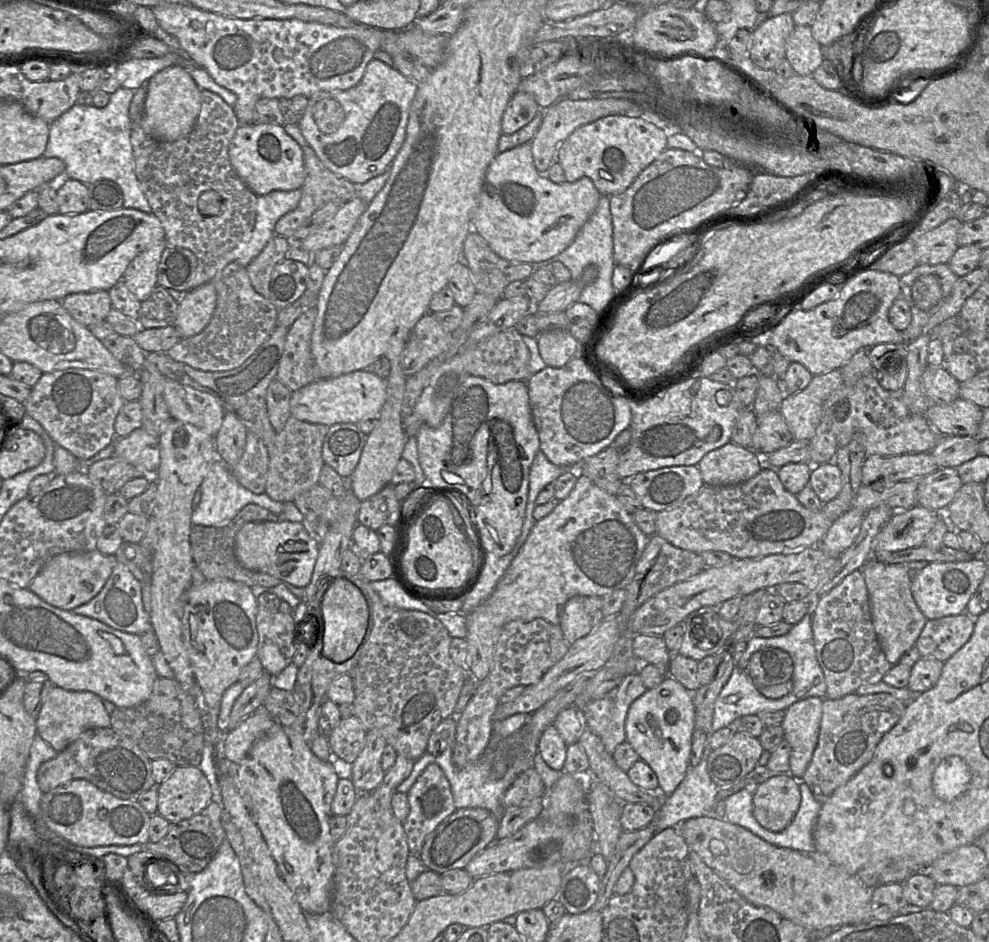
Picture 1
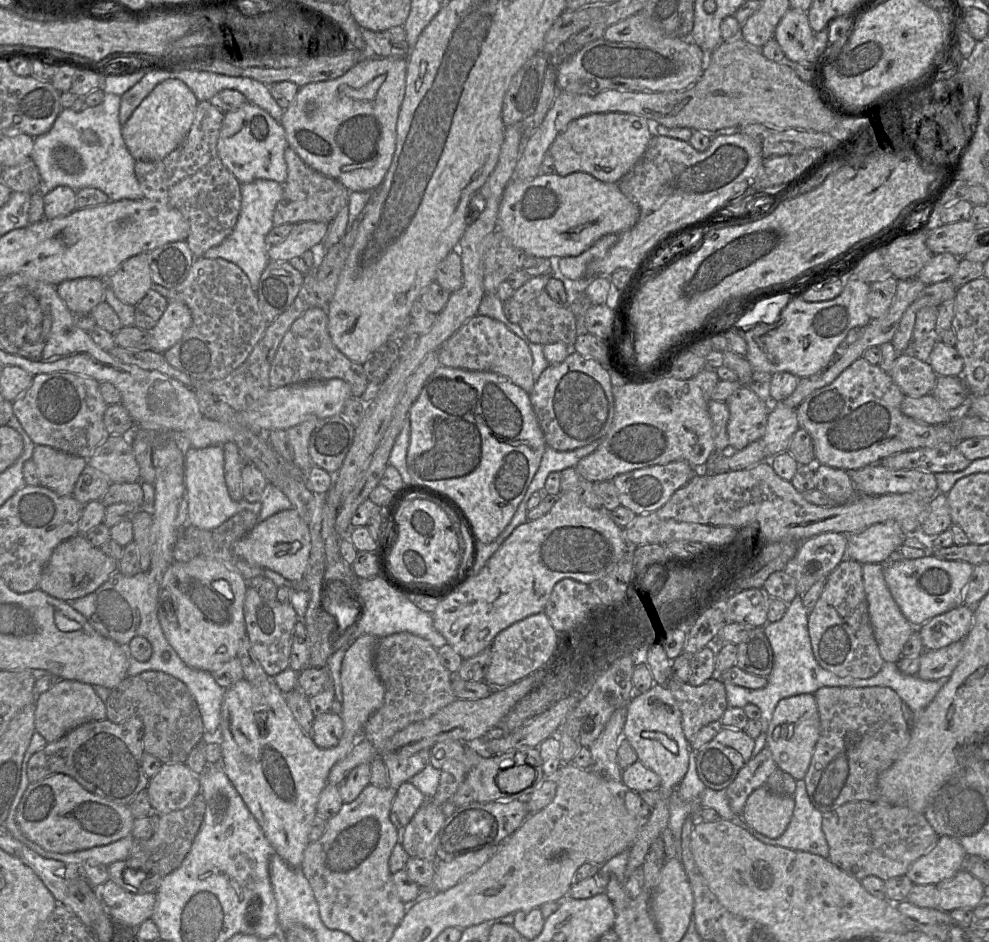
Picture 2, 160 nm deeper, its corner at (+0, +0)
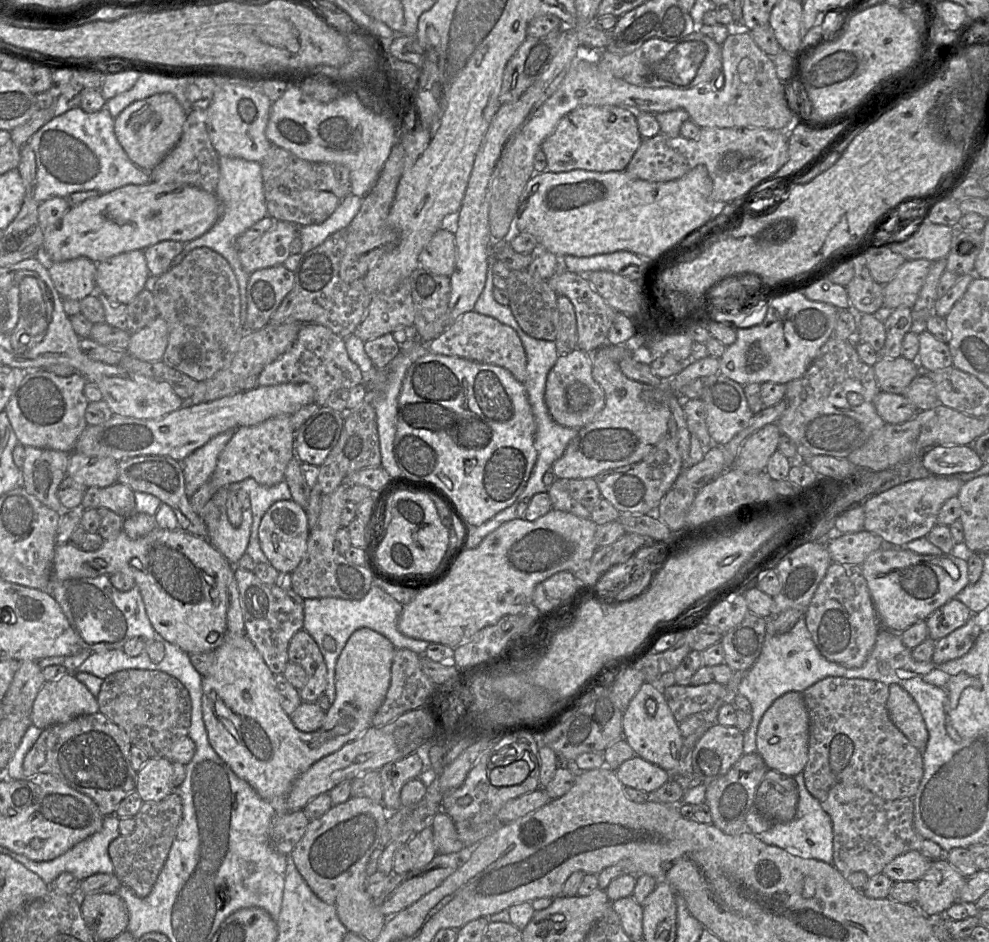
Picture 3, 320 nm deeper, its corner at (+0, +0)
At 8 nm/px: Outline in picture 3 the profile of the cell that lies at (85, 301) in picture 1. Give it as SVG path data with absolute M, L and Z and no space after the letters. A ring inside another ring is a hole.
M78 257L61 262L49 262L47 268L62 299L80 301L97 291L97 266L88 258Z

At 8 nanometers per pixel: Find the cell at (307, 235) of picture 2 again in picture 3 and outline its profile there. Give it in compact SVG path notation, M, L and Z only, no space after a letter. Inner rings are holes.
M277 220L259 240L239 252L243 269L248 273L283 265L291 255L290 245L299 237L299 227L294 223Z

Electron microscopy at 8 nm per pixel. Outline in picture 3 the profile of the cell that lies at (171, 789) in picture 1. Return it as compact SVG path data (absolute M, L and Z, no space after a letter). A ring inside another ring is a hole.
M149 758L137 771L135 790L143 802L160 801L171 794L173 763L167 758Z

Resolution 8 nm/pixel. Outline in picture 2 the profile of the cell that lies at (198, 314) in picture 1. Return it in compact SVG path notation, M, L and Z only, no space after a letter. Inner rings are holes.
M169 301L157 324L148 330L151 349L164 353L173 347L192 324L191 311L179 301Z

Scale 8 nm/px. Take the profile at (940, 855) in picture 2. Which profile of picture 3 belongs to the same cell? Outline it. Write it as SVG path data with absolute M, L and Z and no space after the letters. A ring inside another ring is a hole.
M908 851L888 863L882 874L893 882L918 881L928 871L933 860L917 851Z

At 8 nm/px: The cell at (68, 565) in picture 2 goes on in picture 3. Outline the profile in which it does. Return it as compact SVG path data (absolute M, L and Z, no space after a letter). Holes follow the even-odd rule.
M156 527L139 539L131 539L122 531L114 539L104 540L103 545L92 552L83 551L71 542L57 545L52 564L52 583L69 579L95 578L114 573L129 575L140 591L153 629L186 653L205 653L213 652L219 647L227 632L227 586L234 576L234 570L235 565L229 563L207 539L181 528L167 530Z

